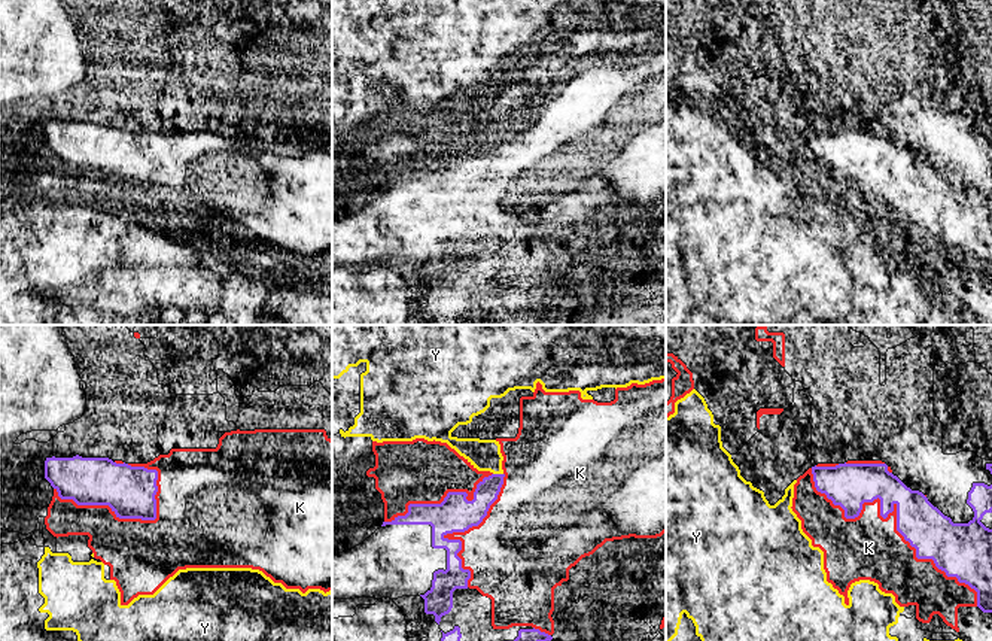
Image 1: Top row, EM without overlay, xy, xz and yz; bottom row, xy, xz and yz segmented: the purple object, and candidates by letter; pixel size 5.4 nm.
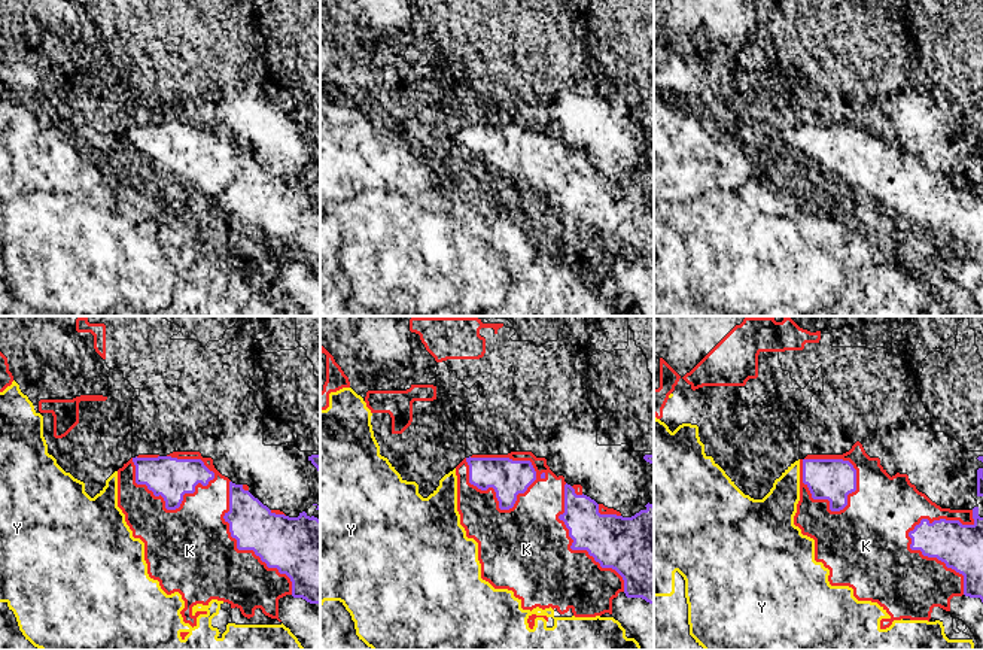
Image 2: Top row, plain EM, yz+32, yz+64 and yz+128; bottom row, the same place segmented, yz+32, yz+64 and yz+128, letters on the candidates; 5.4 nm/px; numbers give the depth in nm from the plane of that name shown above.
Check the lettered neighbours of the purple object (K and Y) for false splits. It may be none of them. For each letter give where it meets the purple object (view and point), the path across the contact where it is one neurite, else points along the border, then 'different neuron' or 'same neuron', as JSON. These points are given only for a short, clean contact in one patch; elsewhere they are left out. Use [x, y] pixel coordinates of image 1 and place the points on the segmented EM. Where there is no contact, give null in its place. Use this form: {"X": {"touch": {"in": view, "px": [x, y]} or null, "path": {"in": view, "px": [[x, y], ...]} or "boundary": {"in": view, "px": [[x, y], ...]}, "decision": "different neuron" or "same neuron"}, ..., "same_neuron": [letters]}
{"K": {"touch": {"in": "yz", "px": [892, 510]}, "decision": "different neuron"}, "Y": {"touch": {"in": "xz", "px": [498, 474]}, "boundary": {"in": "xz", "px": [[493, 473], [502, 474]]}, "decision": "different neuron"}, "same_neuron": []}

